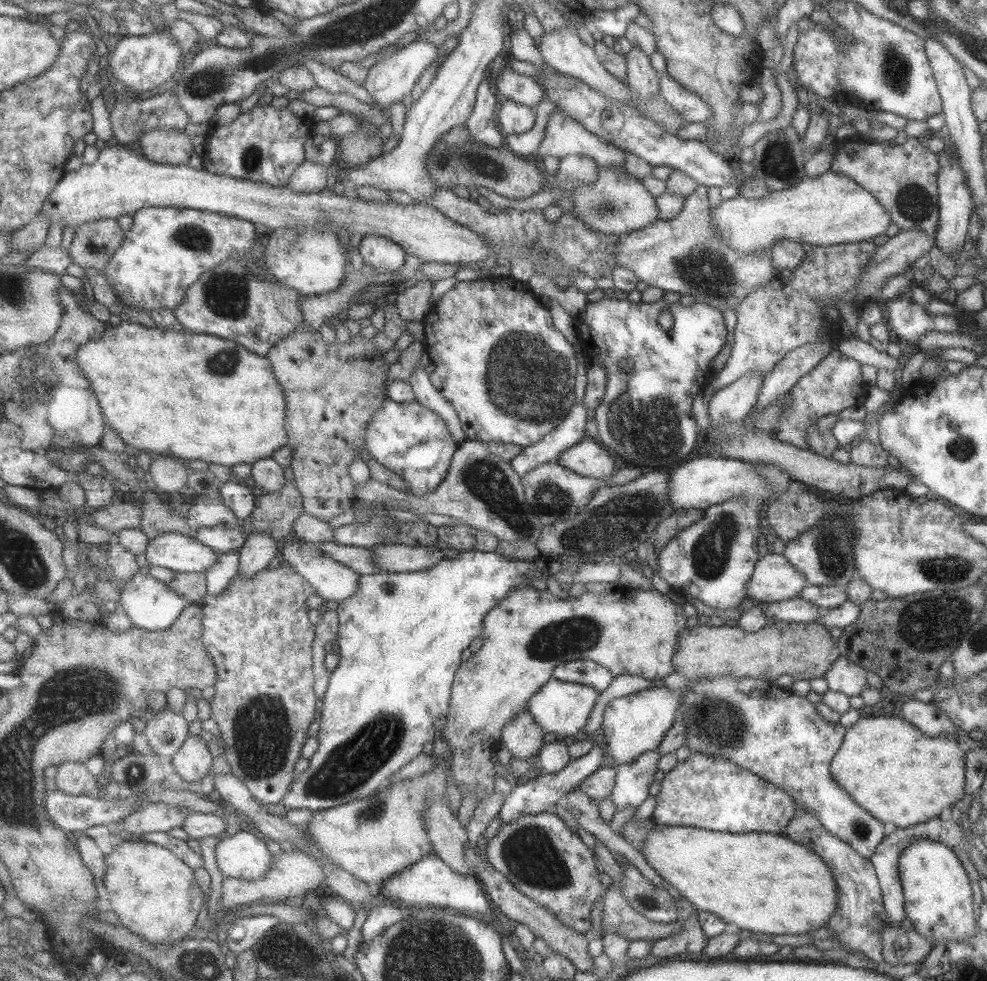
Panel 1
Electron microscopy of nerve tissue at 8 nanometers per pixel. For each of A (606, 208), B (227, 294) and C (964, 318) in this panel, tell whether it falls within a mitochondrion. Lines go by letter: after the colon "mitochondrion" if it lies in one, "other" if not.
A: mitochondrion
B: mitochondrion
C: other

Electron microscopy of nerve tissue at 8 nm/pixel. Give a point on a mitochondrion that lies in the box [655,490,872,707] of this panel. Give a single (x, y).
(710, 556)

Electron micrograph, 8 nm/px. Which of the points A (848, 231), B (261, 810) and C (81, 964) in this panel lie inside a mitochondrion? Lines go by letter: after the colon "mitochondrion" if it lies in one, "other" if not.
A: other
B: other
C: other

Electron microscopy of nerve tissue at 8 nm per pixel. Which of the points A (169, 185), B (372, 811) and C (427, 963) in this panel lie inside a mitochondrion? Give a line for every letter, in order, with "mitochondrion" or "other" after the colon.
A: other
B: mitochondrion
C: mitochondrion

